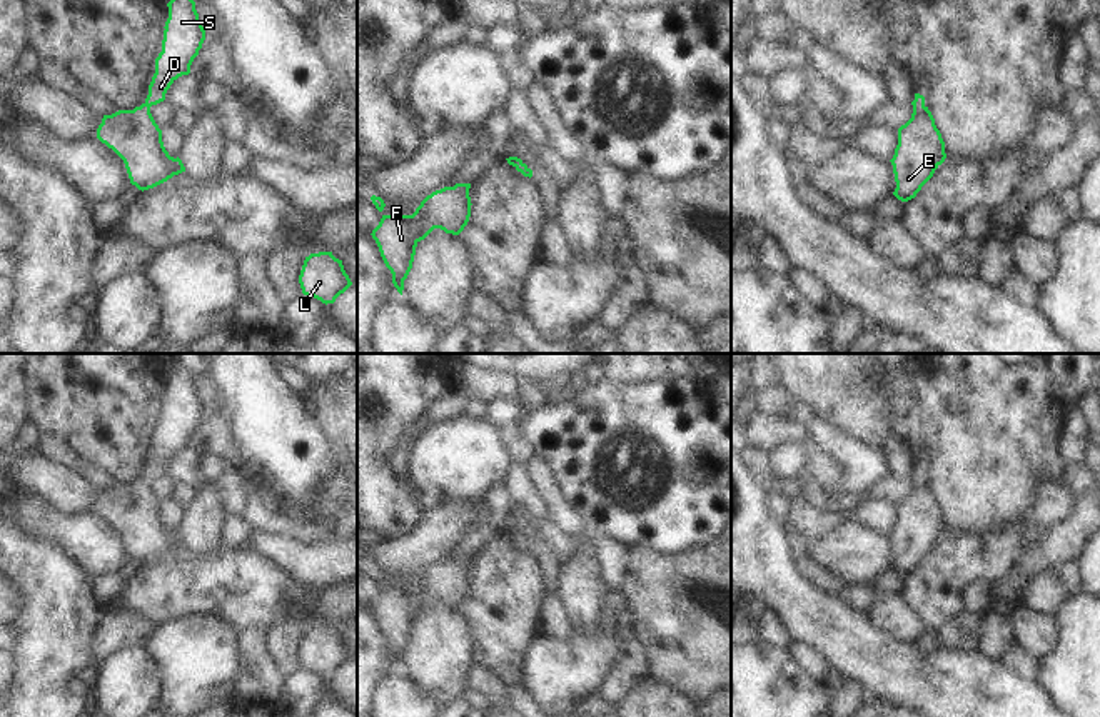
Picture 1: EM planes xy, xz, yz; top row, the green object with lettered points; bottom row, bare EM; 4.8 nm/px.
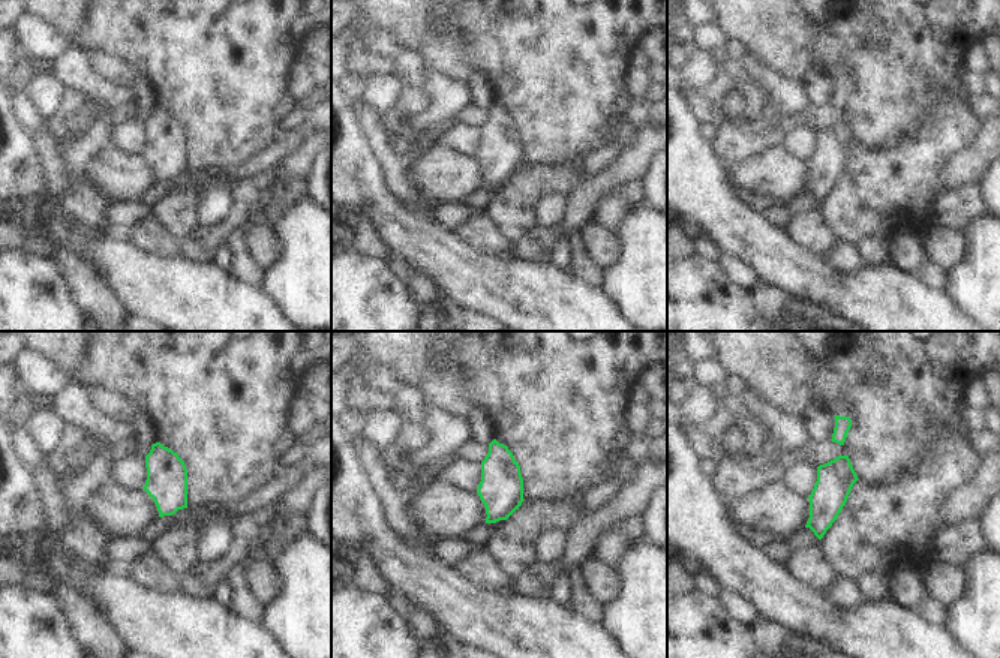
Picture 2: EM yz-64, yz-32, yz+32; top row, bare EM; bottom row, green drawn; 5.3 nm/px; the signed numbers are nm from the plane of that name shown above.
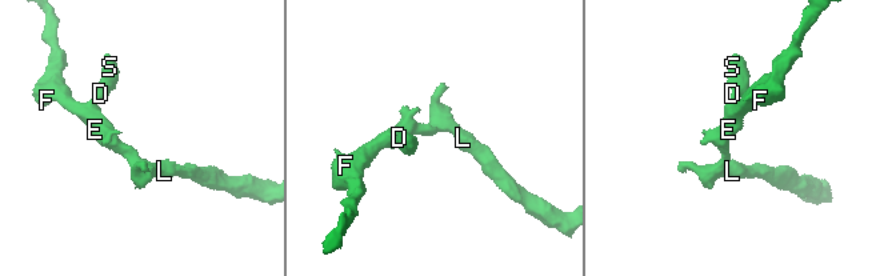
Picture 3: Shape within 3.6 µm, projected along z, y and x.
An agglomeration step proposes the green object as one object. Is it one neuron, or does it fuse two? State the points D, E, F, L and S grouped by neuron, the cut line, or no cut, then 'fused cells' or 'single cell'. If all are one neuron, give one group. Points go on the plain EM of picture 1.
D E F L S; no cut; single cell

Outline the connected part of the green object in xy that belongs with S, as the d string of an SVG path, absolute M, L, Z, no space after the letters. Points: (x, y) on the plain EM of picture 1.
M175 362L167 380L162 425L155 432L145 475L134 484L103 489L97 502L97 512L124 534L130 557L142 565L185 545L182 534L165 524L162 504L150 480L165 474L167 464L179 450L190 447L190 439L205 414L195 375L187 367Z

